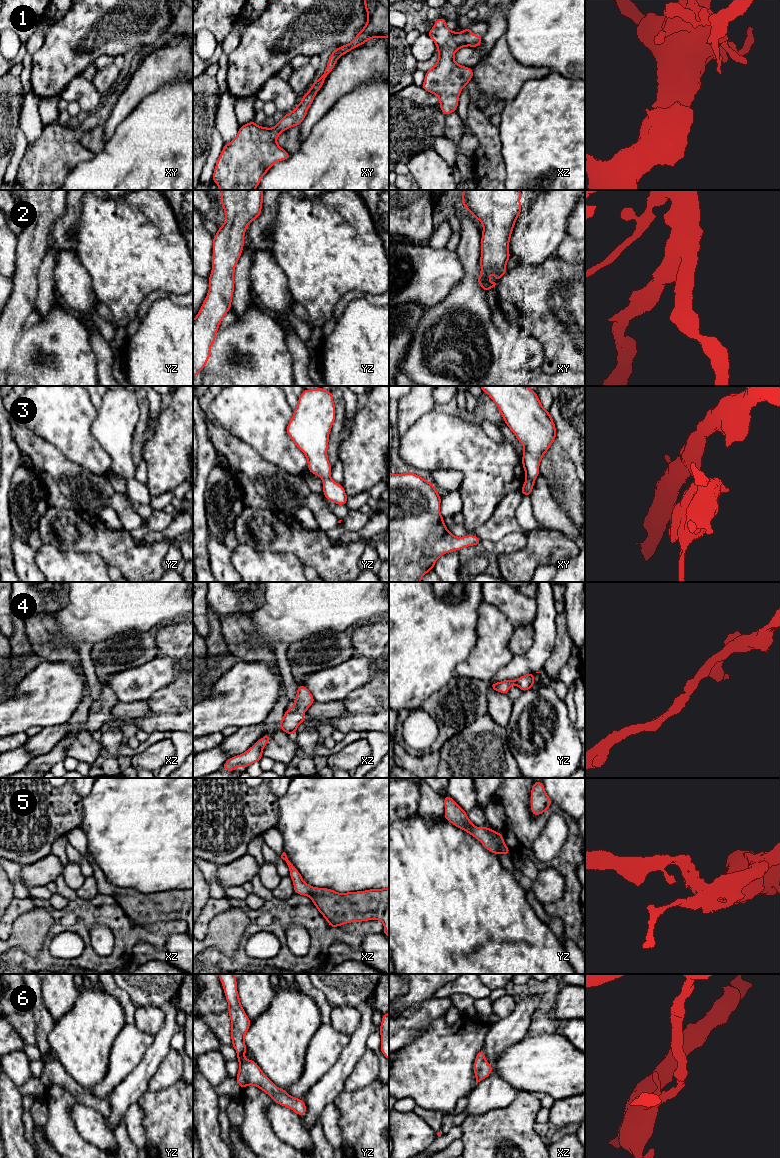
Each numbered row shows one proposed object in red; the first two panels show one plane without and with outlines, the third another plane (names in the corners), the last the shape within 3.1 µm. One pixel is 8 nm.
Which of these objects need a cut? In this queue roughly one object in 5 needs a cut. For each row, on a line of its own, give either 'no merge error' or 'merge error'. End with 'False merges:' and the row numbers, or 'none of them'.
1: no merge error
2: no merge error
3: merge error
4: no merge error
5: no merge error
6: no merge error
False merges: 3

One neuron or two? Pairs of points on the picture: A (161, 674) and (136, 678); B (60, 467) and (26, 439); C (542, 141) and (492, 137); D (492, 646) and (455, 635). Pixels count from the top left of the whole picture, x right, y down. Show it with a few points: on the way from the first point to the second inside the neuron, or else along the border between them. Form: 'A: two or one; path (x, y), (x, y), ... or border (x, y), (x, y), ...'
A: one; path (155, 675), (142, 678)
B: one; path (52, 461), (34, 446)
C: two; border (497, 127), (500, 133), (501, 156), (504, 161)
D: two; border (478, 618), (477, 642), (463, 661)

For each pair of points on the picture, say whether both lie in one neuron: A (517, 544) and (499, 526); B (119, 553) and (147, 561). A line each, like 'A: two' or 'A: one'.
A: two
B: one

